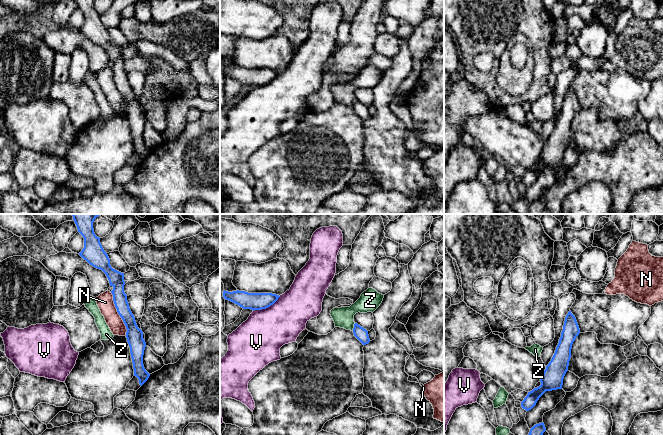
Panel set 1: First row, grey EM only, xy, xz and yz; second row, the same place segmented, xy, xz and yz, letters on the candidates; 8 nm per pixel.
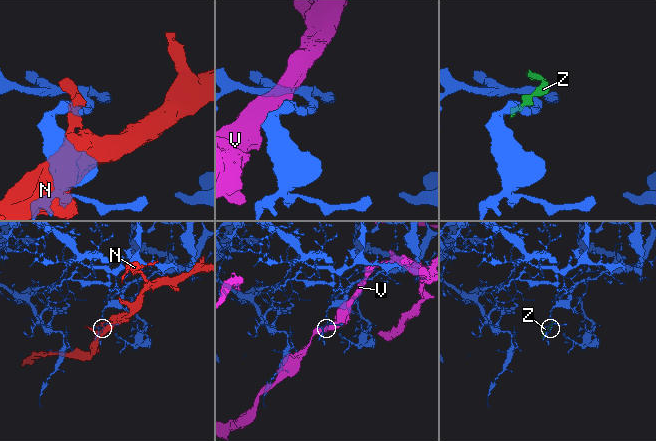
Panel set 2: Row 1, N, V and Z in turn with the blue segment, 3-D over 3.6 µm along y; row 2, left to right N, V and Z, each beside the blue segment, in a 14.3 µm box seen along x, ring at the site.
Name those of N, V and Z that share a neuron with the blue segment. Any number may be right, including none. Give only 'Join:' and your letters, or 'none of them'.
Join: none of them

